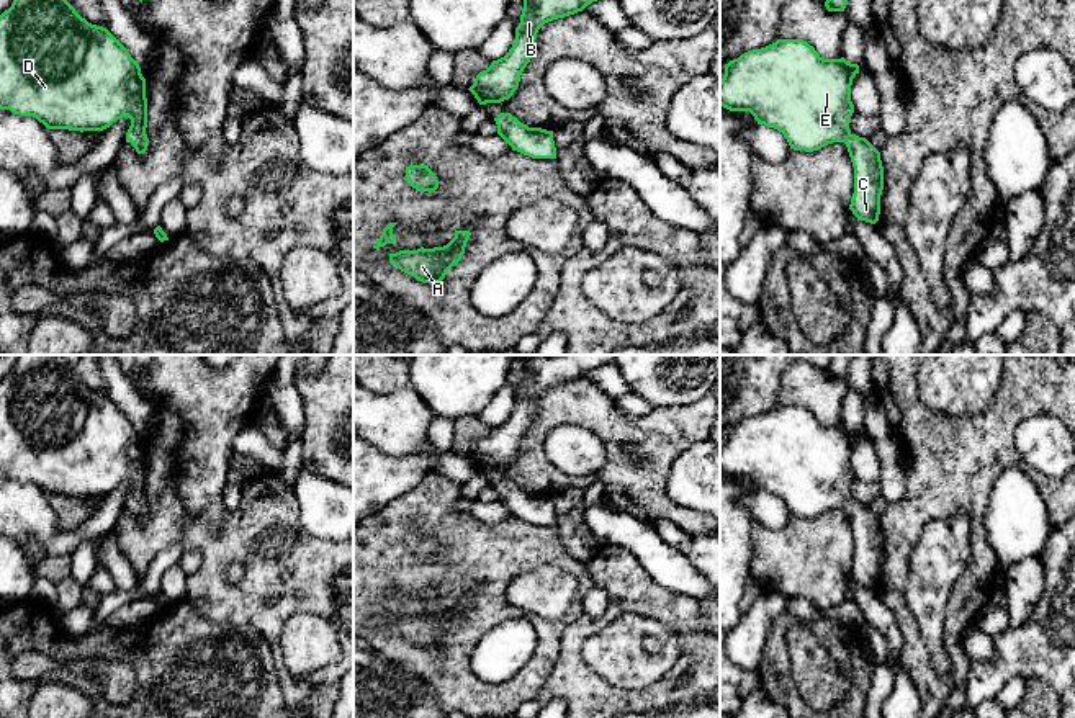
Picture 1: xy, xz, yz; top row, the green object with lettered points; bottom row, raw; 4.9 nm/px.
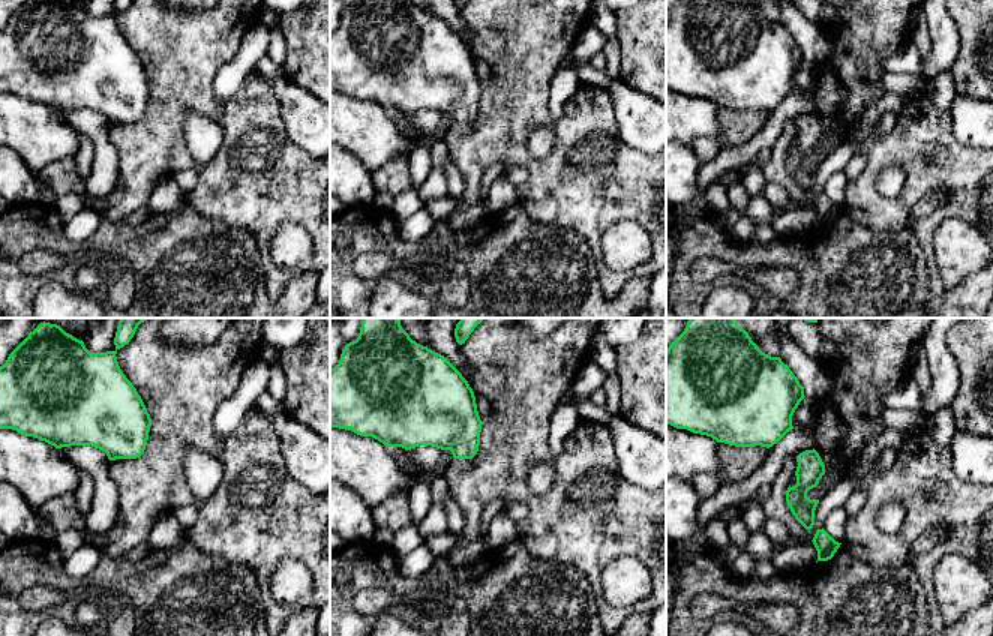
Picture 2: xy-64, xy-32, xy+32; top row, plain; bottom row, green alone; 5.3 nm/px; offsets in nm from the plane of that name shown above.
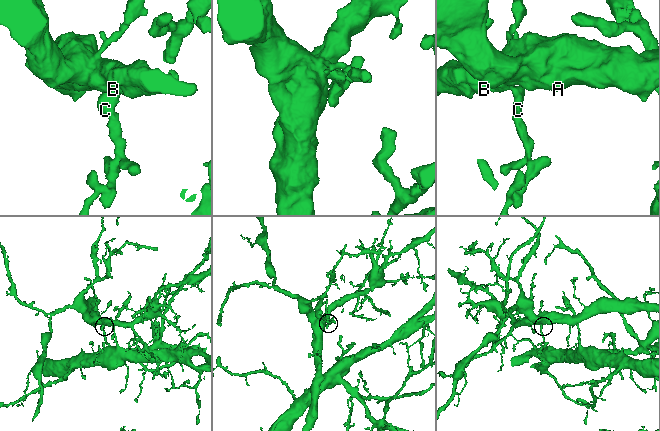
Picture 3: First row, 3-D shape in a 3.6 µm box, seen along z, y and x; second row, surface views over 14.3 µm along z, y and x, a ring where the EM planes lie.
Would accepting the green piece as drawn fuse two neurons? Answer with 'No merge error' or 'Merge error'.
No merge error

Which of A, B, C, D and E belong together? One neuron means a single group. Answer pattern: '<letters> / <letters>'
A B C D E

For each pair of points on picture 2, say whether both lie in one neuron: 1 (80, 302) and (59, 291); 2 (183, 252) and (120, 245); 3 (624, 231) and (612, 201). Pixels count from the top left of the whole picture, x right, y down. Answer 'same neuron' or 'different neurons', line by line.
1: same neuron
2: same neuron
3: different neurons

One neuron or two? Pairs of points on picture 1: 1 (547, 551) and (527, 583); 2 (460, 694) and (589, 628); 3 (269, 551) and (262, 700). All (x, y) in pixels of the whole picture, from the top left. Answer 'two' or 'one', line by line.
1: two
2: two
3: two

